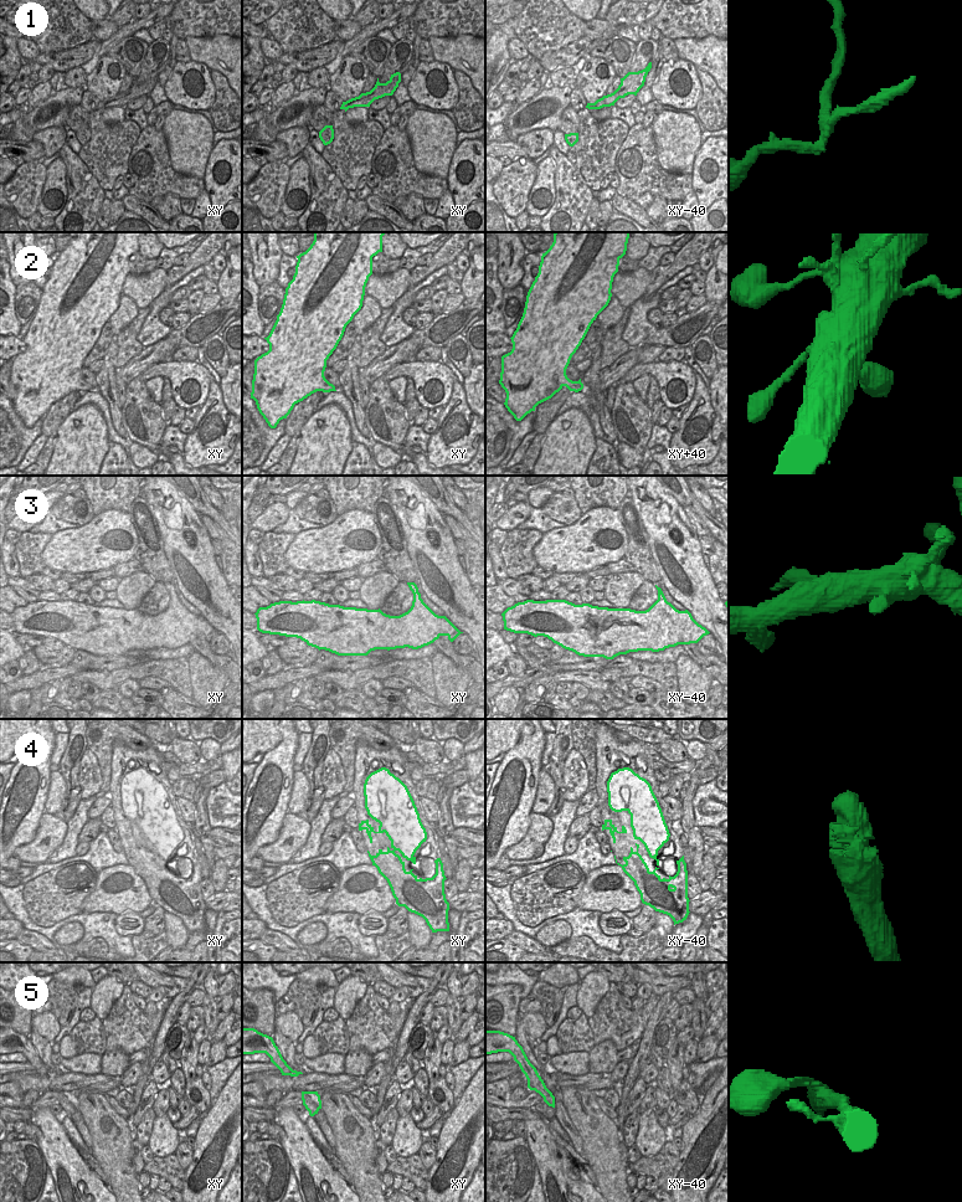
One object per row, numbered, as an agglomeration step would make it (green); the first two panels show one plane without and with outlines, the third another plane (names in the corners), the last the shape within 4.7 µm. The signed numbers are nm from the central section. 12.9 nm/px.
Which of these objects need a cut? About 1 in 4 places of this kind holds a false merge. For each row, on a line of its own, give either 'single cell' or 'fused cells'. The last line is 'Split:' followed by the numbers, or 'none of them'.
1: fused cells
2: single cell
3: single cell
4: single cell
5: single cell
Split: 1

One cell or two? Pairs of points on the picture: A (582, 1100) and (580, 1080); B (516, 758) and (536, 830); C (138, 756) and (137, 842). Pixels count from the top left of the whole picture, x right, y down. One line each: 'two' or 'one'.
A: two
B: two
C: one

